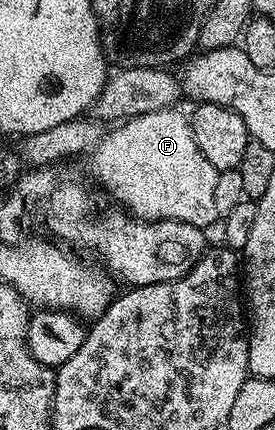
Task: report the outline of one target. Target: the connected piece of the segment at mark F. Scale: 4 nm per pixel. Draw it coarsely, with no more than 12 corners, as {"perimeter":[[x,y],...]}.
{"perimeter":[[187,114],[125,119],[90,153],[130,215],[208,229],[218,172]]}

